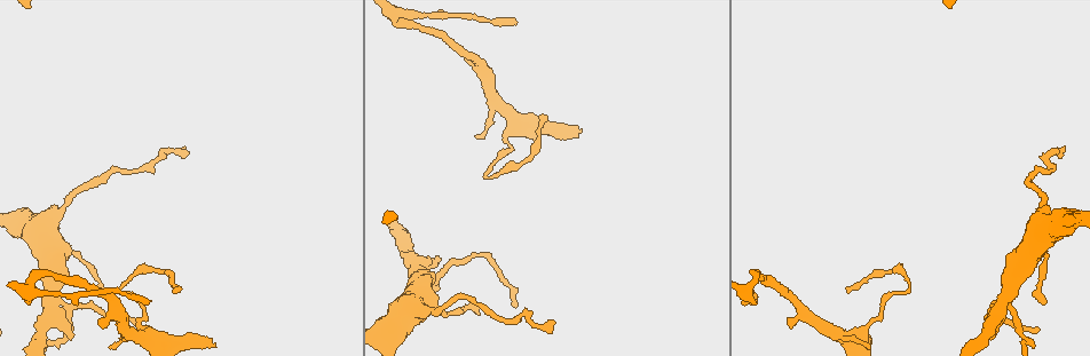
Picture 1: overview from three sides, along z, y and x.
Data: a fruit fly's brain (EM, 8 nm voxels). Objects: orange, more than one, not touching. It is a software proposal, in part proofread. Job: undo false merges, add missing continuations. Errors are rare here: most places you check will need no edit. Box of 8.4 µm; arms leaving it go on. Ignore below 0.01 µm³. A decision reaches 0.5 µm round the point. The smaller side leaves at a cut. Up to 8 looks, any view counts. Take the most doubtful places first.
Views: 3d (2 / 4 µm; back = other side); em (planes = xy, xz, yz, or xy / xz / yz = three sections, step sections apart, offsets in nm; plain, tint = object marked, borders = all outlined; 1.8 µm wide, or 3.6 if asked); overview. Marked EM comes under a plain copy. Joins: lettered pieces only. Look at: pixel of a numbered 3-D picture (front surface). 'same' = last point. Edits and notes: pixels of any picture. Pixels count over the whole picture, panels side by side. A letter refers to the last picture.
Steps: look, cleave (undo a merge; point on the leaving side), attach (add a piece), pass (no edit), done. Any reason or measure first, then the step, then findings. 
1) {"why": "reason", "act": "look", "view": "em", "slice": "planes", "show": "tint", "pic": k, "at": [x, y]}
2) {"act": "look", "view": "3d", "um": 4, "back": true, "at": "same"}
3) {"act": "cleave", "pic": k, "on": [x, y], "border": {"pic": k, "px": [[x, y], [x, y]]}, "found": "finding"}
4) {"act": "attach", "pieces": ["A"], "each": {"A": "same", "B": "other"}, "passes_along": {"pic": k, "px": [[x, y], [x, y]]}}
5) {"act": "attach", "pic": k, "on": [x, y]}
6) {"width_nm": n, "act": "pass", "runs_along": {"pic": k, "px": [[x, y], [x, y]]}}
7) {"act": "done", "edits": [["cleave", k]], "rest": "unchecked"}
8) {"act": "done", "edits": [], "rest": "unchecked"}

{"why": "an open end", "act": "look", "view": "3d", "um": 4, "pic": 1, "at": [102, 317]}

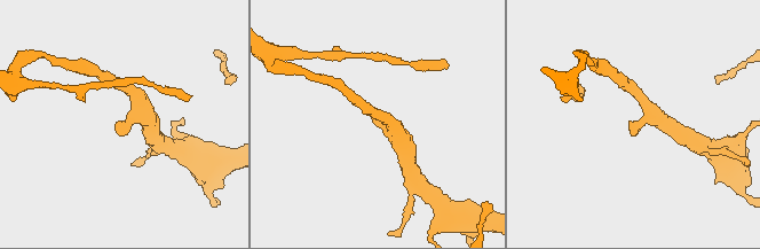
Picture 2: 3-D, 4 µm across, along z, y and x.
{"act": "look", "view": "em", "slice": "planes", "show": "borders", "pic": 2, "at": [120, 120]}

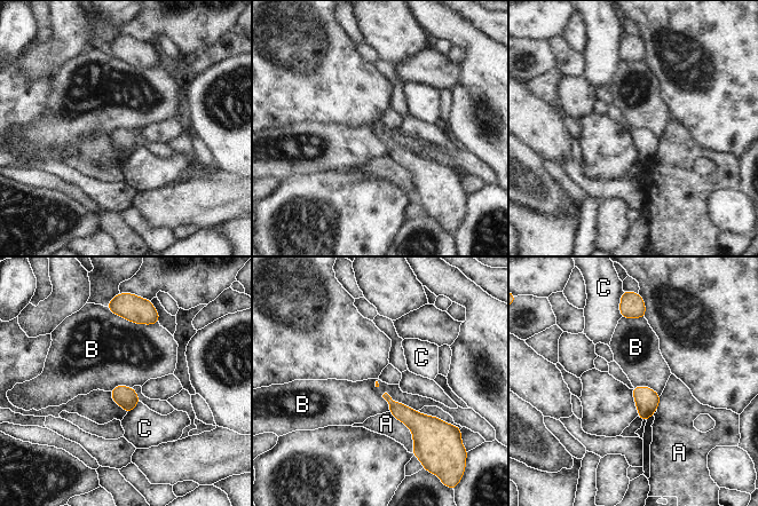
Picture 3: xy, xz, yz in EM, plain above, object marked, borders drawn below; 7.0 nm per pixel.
{"longest_contact_nm": ["B", 400], "act": "pass", "each": {"A": "other", "B": "other", "C": "other"}, "found": "no lettered piece goes on from it"}

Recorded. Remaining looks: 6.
{"why": "looks like a crossing", "act": "look", "view": "em", "slice": "xy", "step": 16, "show": "tint", "pic": 1, "at": [1004, 297]}

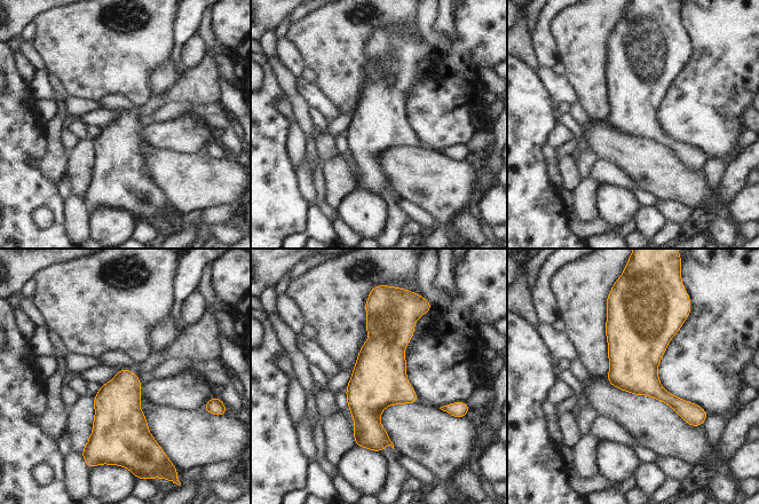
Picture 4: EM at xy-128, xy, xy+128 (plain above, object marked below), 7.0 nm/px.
{"act": "look", "view": "em", "slice": "planes", "show": "borders", "at": "same"}

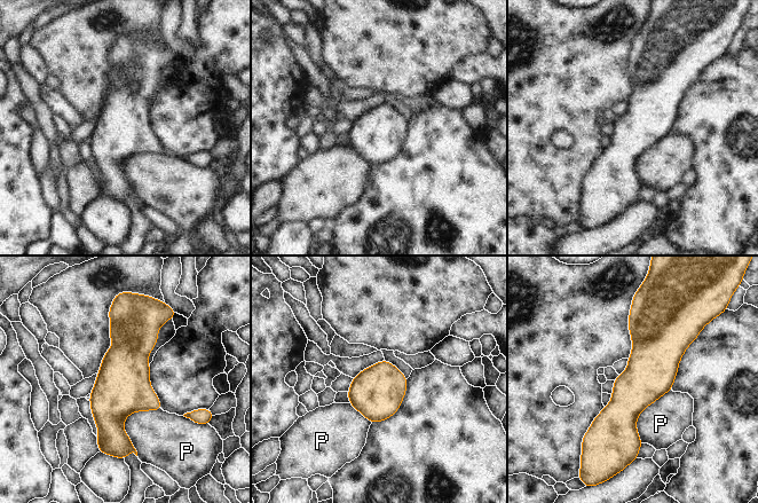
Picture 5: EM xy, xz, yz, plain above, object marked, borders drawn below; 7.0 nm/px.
{"act": "pass", "each": {"P": "other"}, "runs_along": {"pic": 5, "px": [[641, 315], [630, 453]]}, "found": "one cell here"}

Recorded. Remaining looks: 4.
{"why": "an open end", "act": "look", "view": "3d", "um": 2, "pic": 1, "at": [215, 345]}

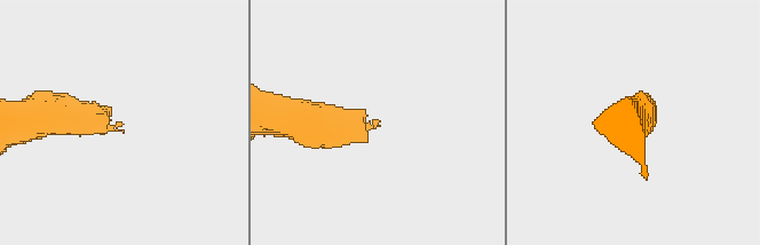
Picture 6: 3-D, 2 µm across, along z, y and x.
{"act": "look", "view": "em", "slice": "xy", "step": 16, "show": "borders", "pic": 6, "at": [116, 128]}

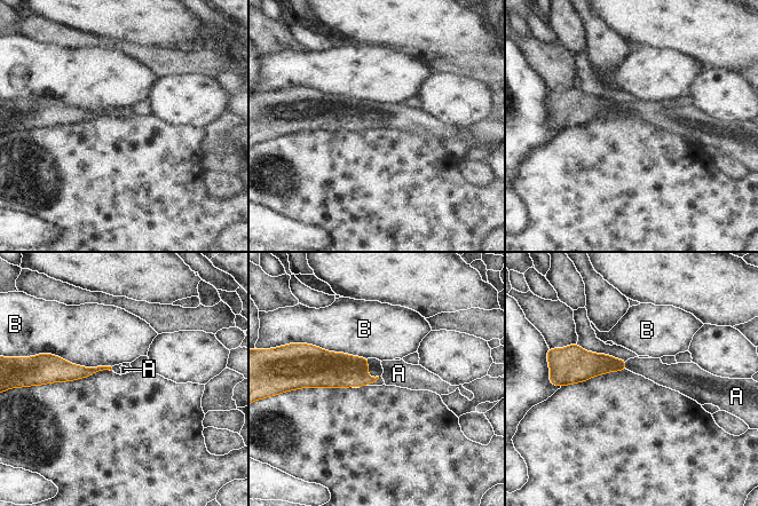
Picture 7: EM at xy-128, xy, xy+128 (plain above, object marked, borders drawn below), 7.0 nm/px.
{"longest_contact_nm": ["B", 460], "act": "attach", "pieces": ["A"], "each": {"A": "same", "B": "other"}, "found": "the cell continues"}

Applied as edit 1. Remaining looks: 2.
{"act": "done", "edits": [["attach", 7]], "rest": "unchecked"}

